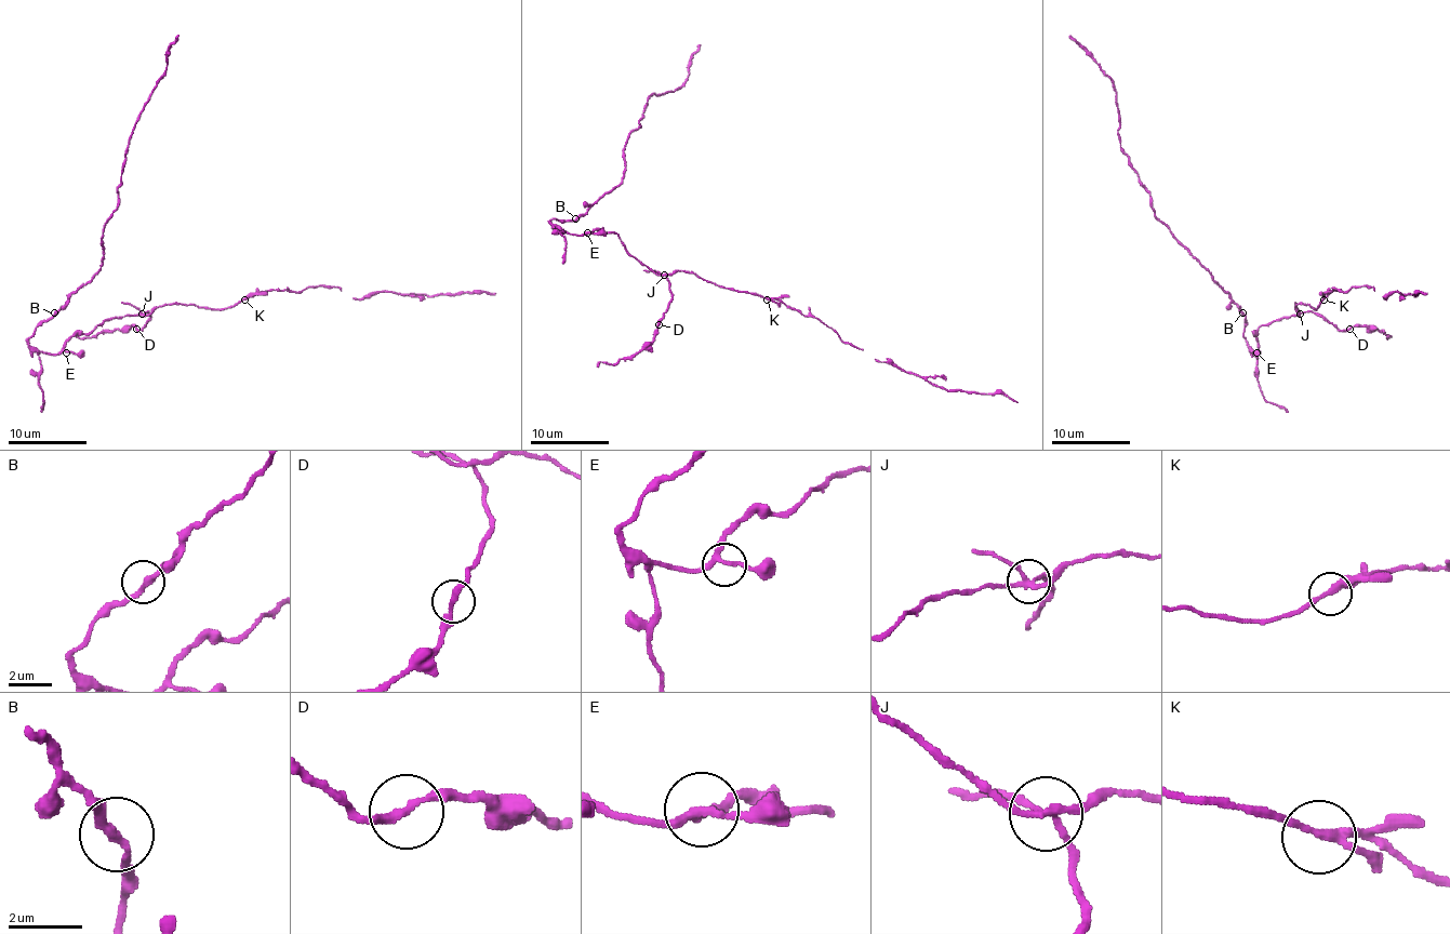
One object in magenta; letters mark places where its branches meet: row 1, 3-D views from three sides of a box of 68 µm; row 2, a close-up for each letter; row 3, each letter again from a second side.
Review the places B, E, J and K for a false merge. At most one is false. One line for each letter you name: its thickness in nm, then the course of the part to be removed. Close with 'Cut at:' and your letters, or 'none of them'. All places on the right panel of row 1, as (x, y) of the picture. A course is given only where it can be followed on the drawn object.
J: calibre 190 nm; course (1300, 312), (1312, 311), (1326, 317), (1342, 331), (1364, 327), (1381, 331), (1388, 336), (1386, 338), (1391, 334)
Cut at: J

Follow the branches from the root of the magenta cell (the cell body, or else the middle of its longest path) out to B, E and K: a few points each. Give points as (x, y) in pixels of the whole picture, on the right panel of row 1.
B: (1256, 333), (1259, 355), (1245, 341), (1242, 312)
E: (1256, 333), (1256, 352)
K: (1256, 333), (1263, 324), (1300, 315), (1296, 311), (1298, 303), (1316, 309), (1324, 299)

